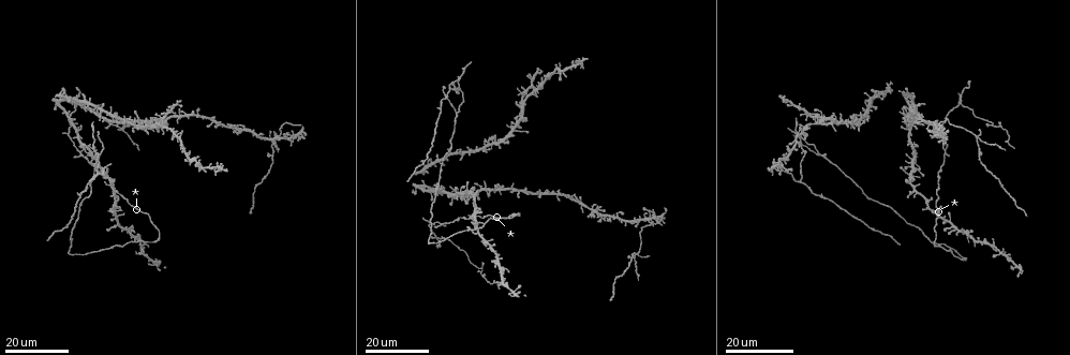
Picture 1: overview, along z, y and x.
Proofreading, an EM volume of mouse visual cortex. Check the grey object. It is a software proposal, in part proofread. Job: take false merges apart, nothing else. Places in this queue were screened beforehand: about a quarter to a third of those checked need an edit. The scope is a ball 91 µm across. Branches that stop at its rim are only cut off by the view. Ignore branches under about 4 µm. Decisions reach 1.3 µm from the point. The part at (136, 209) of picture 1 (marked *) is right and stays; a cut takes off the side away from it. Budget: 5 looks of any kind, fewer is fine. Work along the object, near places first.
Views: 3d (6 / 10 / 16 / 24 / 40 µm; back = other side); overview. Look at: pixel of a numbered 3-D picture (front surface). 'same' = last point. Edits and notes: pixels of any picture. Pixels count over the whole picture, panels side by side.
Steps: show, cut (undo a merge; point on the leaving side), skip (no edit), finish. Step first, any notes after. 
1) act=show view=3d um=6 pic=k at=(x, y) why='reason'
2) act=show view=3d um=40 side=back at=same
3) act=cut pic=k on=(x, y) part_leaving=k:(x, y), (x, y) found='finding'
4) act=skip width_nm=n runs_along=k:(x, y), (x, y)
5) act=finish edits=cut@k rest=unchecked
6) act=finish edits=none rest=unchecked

act=show view=3d um=16 pic=1 at=(478, 216) why='three arms meet'

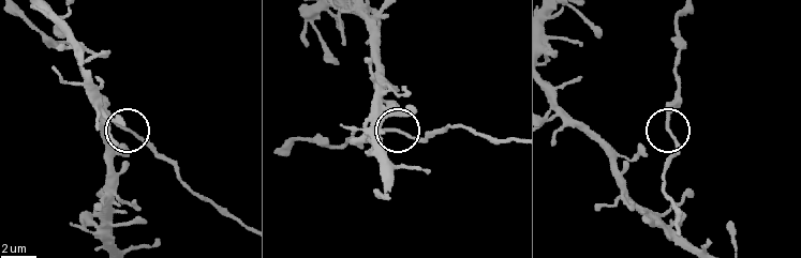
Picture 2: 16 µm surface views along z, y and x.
act=show view=3d um=10 pic=2 at=(127, 130)

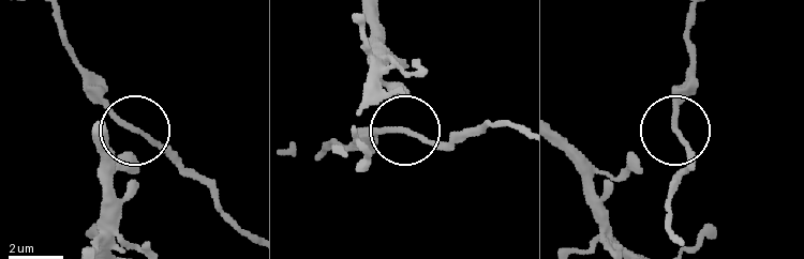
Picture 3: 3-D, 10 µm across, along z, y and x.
act=skip runs_along=3:(680, 241), (668, 195), (688, 161), (675, 131), (680, 87) found='continuous, no second neuron'

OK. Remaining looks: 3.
act=show view=3d um=24 pic=1 at=(977, 138) why='branch point'

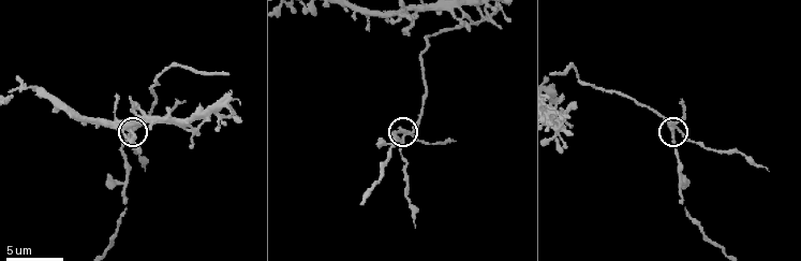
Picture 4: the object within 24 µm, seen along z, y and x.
act=show view=3d um=6 pic=4 at=(402, 132)

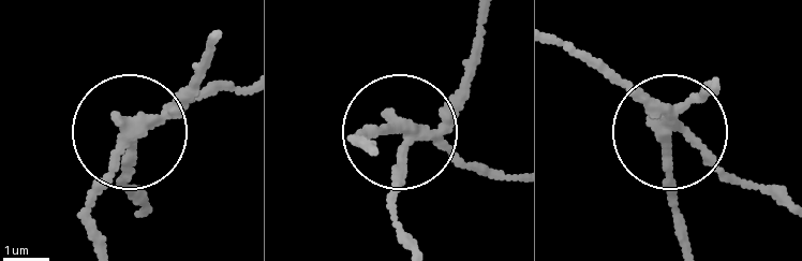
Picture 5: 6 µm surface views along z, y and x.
act=cut pic=5 on=(197, 88) arms=3 found='two neurons meet here'

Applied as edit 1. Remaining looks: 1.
act=show view=3d um=10 pic=4 at=(144, 111)

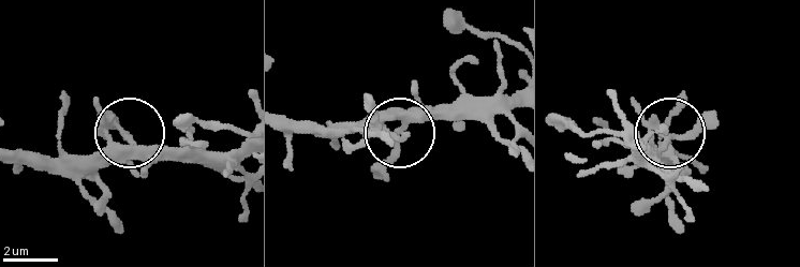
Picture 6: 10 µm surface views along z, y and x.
act=skip width_nm=230 found='all the same neuron'

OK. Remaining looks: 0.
act=finish edits=cut@5 rest=unchecked

